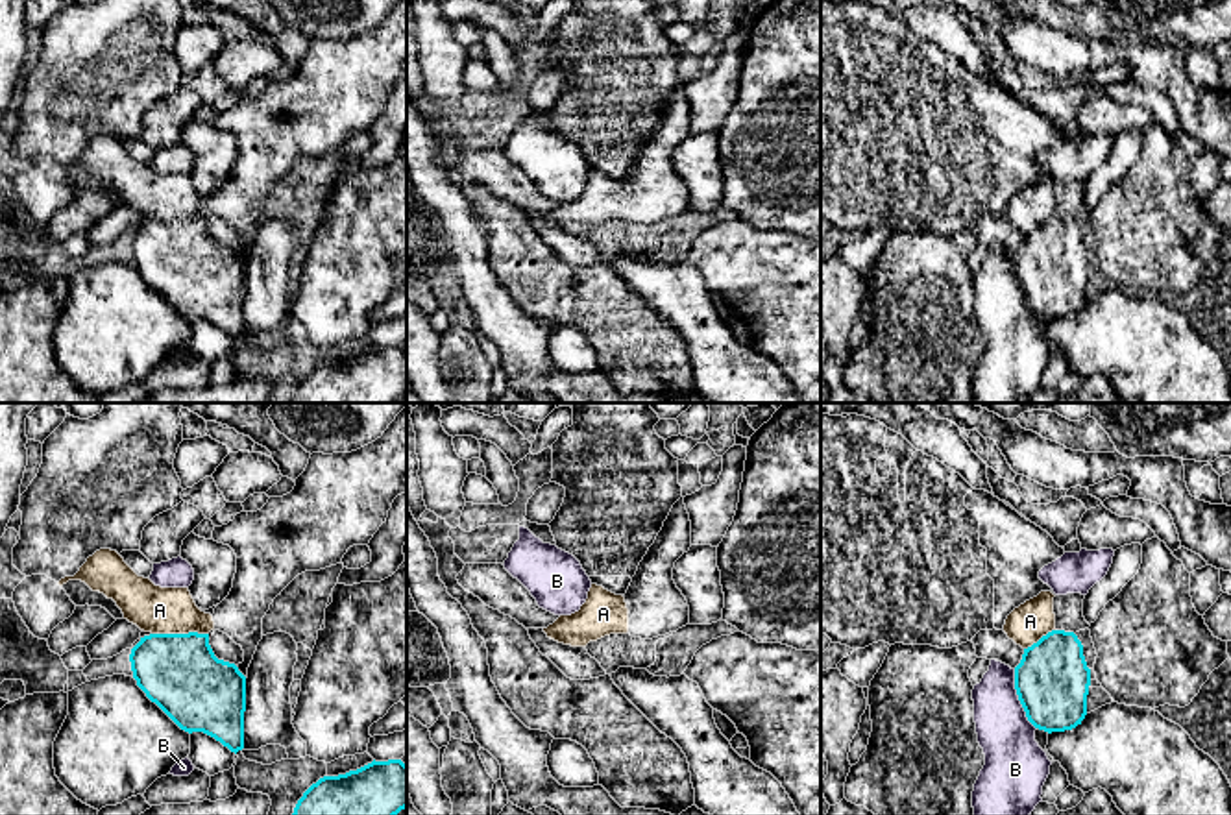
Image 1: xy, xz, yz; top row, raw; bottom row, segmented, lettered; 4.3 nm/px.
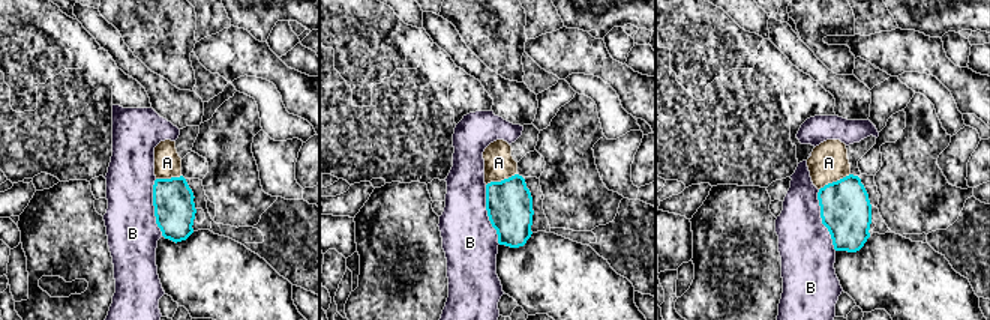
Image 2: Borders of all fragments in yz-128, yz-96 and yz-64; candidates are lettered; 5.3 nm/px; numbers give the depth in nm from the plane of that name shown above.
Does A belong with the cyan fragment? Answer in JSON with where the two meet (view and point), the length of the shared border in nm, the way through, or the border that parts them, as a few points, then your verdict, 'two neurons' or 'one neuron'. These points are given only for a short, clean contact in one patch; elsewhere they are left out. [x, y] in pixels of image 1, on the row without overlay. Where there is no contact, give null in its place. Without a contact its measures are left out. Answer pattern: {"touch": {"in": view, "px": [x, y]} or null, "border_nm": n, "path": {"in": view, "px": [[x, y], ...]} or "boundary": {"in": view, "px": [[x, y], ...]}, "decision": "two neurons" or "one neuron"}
{"touch": {"in": "xy", "px": [180, 220]}, "border_nm": 240, "boundary": {"in": "xy", "px": [[207, 218], [152, 220]]}, "decision": "two neurons"}

